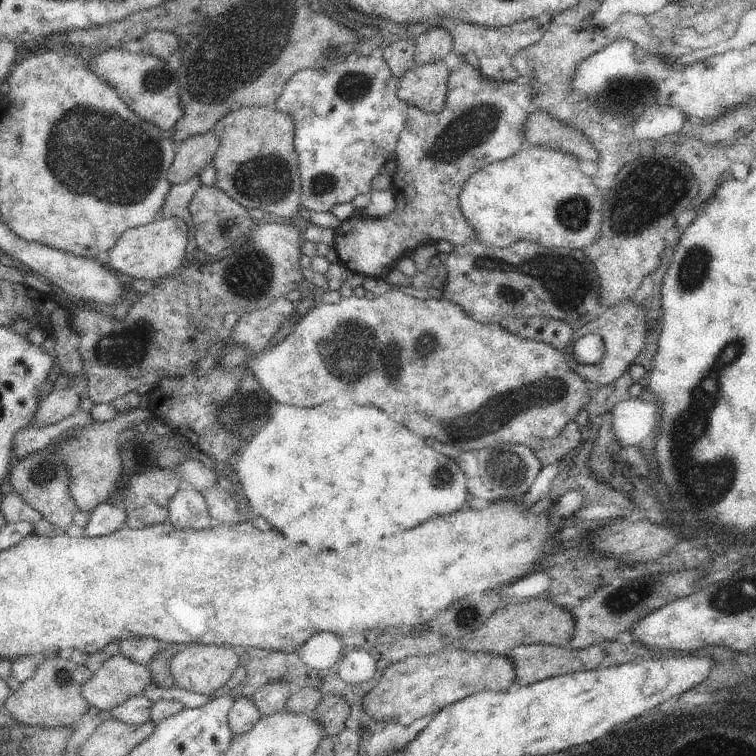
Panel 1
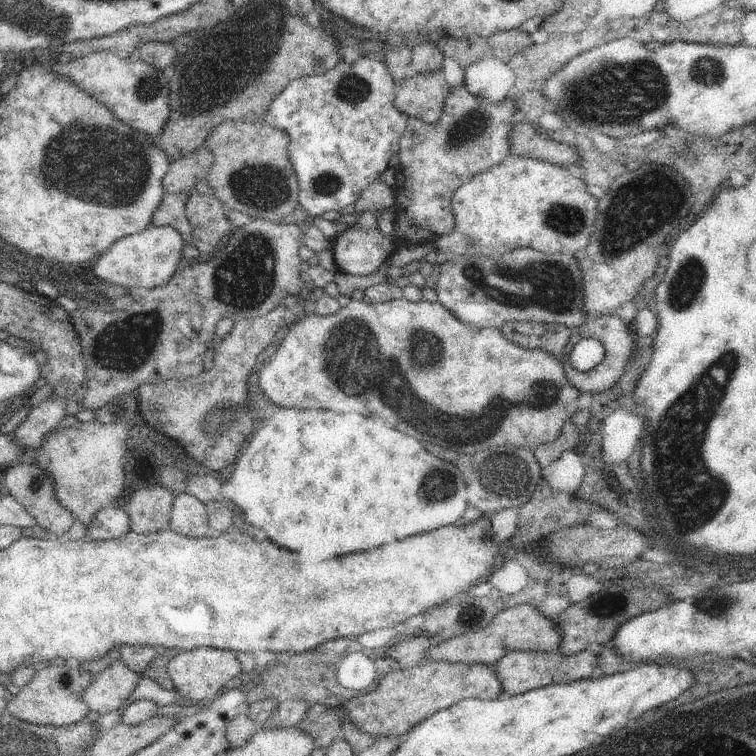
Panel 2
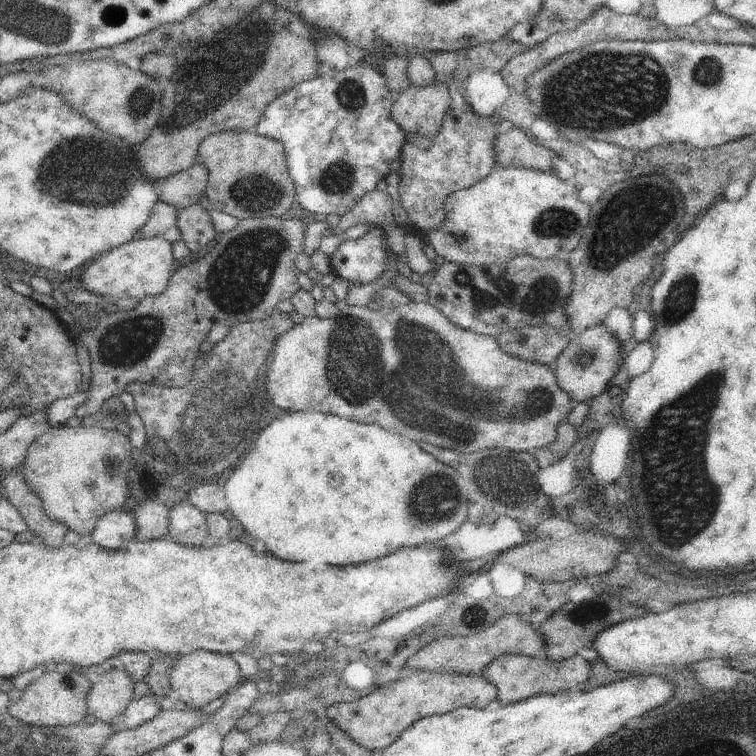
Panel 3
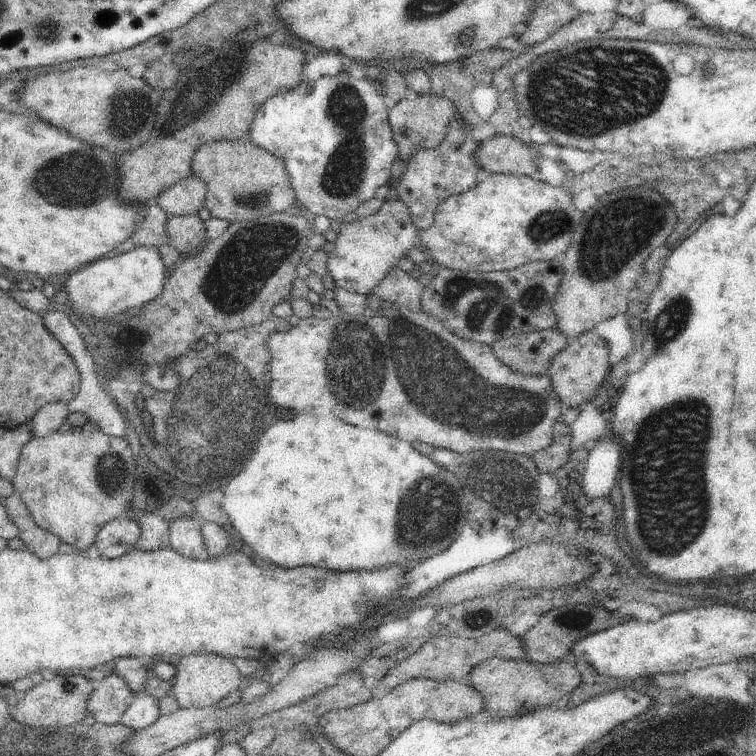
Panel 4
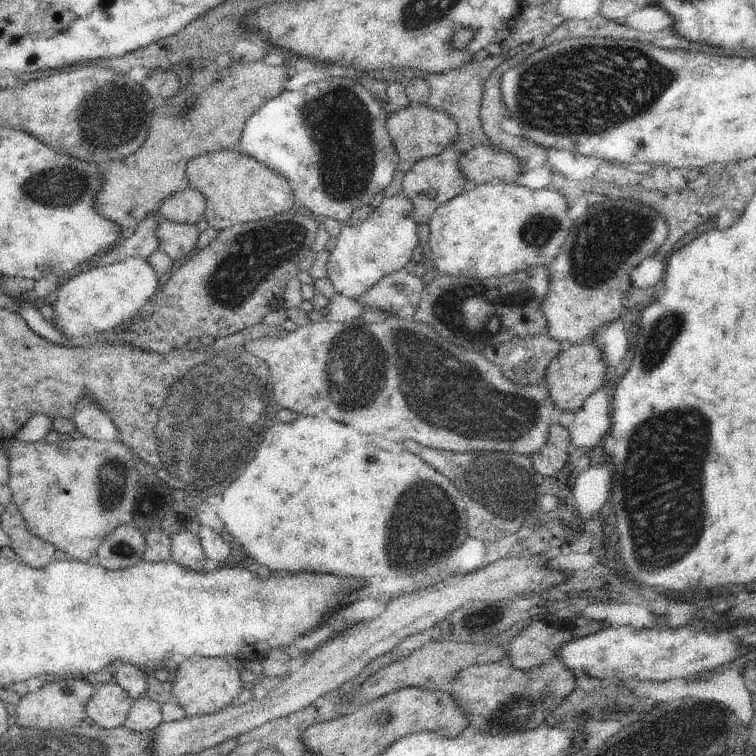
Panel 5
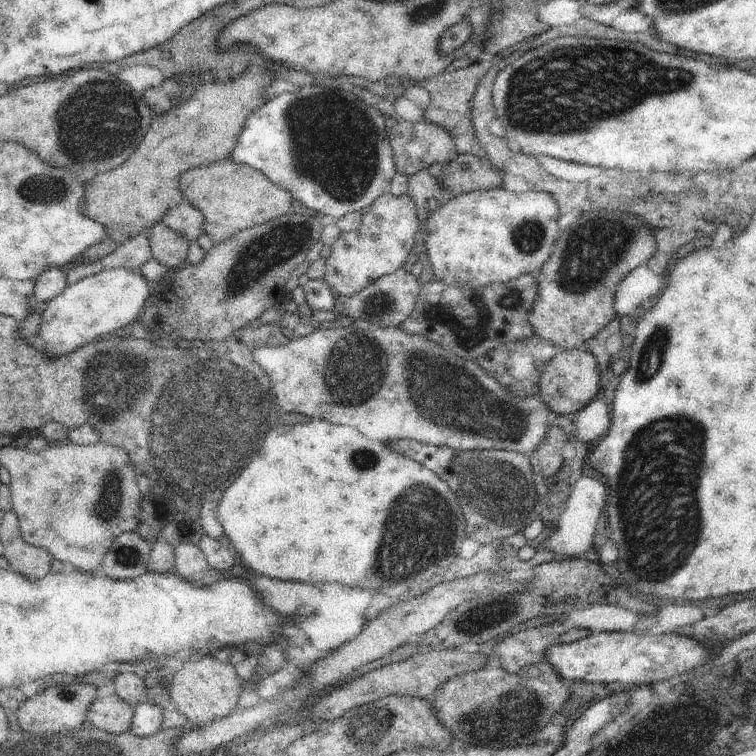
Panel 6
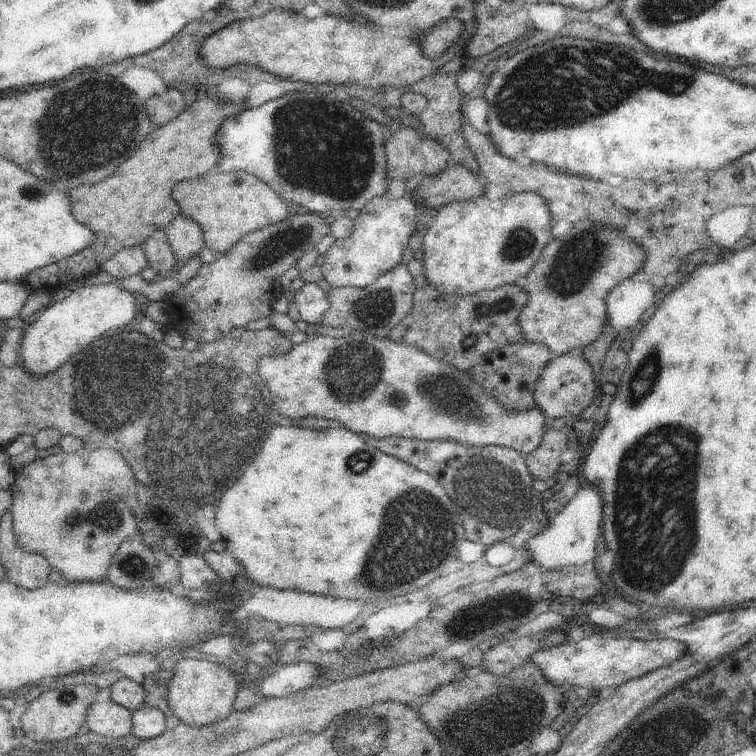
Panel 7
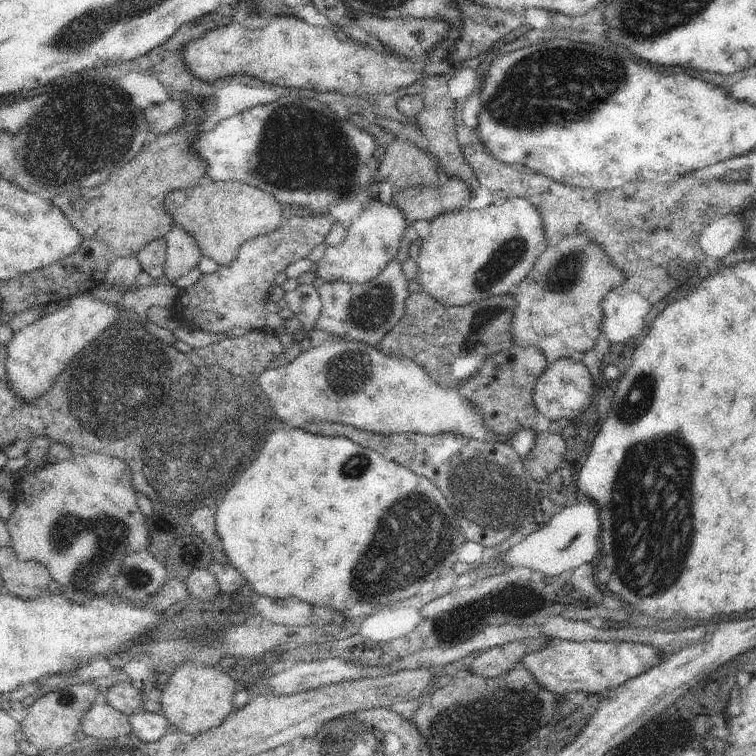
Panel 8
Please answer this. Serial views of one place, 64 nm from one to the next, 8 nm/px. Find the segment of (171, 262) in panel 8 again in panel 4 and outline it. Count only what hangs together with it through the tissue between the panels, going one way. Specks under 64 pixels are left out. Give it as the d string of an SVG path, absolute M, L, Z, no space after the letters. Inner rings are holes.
M191 172L187 178L179 180L177 184L161 192L155 204L165 208L171 218L187 216L187 214L197 214L199 206L205 204L205 194L207 194L207 182Z

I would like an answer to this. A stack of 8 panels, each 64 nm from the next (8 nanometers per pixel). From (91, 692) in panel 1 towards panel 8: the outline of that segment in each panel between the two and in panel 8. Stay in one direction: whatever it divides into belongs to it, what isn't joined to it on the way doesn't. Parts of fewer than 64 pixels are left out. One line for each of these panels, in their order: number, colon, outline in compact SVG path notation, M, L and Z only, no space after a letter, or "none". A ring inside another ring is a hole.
2: M115 660L93 676L93 682L83 692L83 702L87 704L87 708L99 714L119 710L133 694L141 678L143 674L139 676L137 672L129 670L121 660Z
3: M111 668L93 680L93 686L85 698L87 712L95 714L99 722L111 722L113 716L121 716L133 698L133 680L121 668Z
4: M109 672L95 680L95 690L91 692L85 710L95 718L95 722L115 726L133 700L135 694L129 684L125 684L123 676Z
5: M107 676L105 680L101 680L101 686L95 688L85 708L85 714L97 726L105 730L115 730L123 726L129 710L133 708L133 700L125 694L125 690L117 684L113 676Z
6: M117 692L107 696L95 696L91 708L87 710L87 726L103 730L107 734L123 734L129 730L133 708Z
7: M111 698L95 702L89 706L87 716L85 716L85 728L93 734L101 734L107 738L123 738L131 732L133 728L133 712L127 710L125 706L113 702Z
8: M97 698L93 706L87 710L87 714L83 716L79 732L87 738L119 740L131 732L131 720L129 714L119 712L111 704L101 702Z

